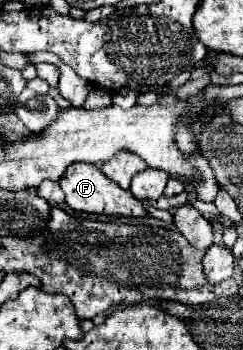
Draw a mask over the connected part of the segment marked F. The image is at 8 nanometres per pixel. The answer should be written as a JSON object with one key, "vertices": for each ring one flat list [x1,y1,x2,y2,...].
{"vertices":[[87,162,71,164,65,170,59,184,65,192,65,202,71,210,93,212,93,214,117,214,117,216,145,216,147,214,131,190,117,188,117,184,113,180,109,180,107,176,103,176,99,166,95,166,95,164,87,164]]}

